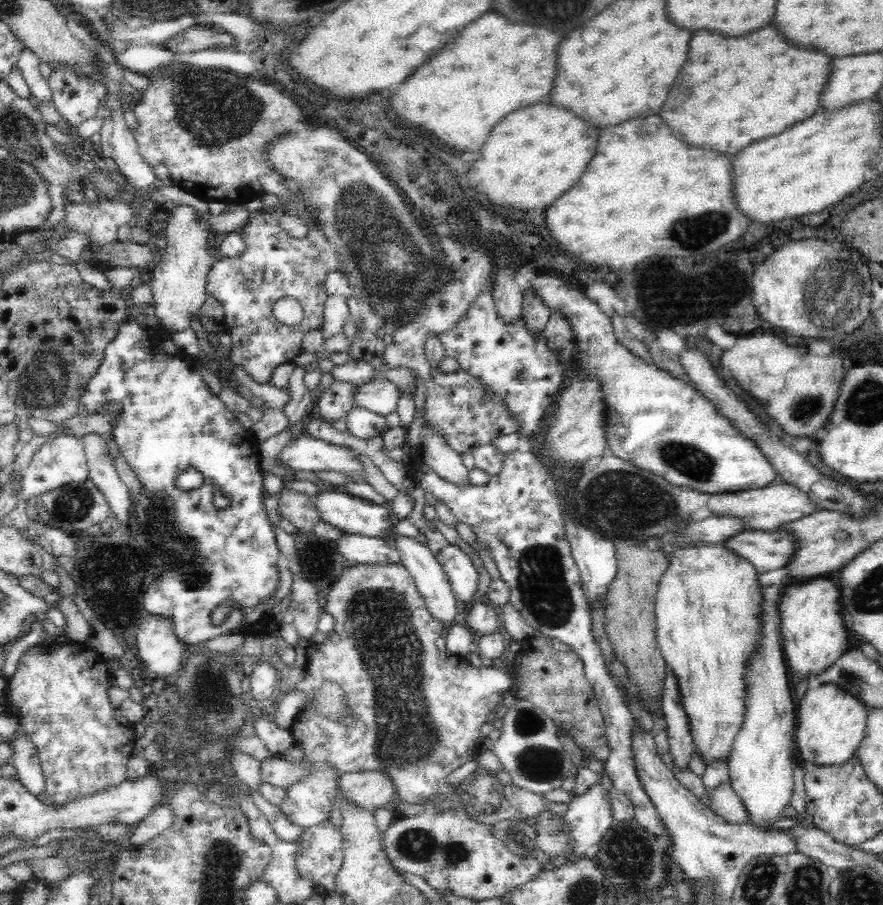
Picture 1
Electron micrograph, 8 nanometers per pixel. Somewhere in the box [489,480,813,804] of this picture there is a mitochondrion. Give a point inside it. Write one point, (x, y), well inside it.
(544, 592)

